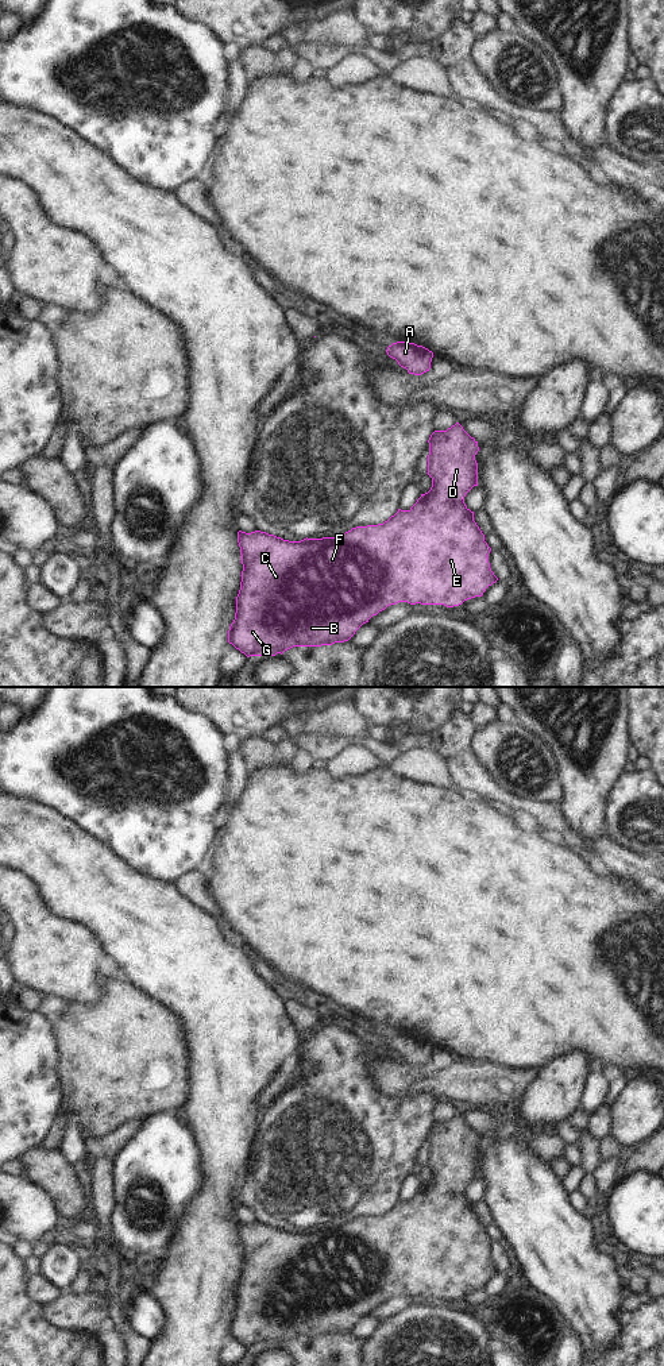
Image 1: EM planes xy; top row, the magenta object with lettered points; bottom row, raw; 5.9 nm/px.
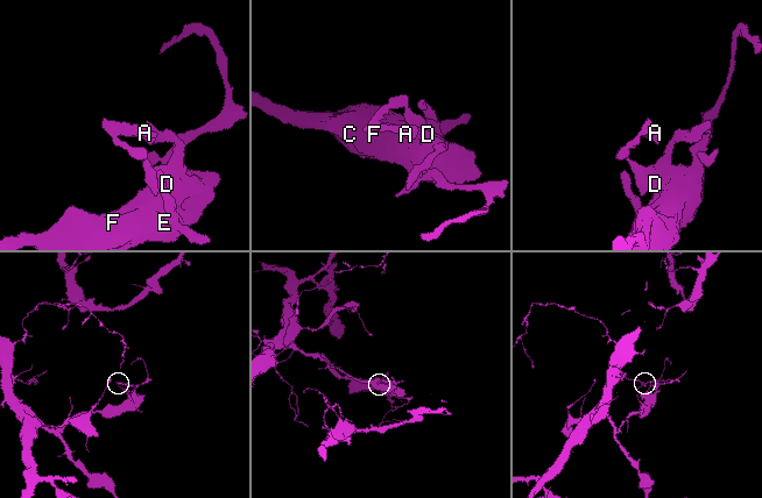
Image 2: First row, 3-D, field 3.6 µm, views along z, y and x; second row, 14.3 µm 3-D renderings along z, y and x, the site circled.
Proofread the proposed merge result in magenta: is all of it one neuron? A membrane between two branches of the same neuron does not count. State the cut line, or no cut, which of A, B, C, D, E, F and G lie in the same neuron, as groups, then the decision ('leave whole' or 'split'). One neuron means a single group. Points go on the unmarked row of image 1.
no cut; A B C D E F G; leave whole

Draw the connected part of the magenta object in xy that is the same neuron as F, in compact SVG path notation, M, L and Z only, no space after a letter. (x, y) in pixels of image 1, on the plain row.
M456 1114L447 1122L435 1122L431 1126L428 1134L428 1166L432 1169L431 1181L425 1185L421 1185L421 1188L409 1201L398 1200L398 1203L383 1215L356 1218L335 1228L306 1228L301 1232L283 1231L281 1228L260 1222L255 1222L251 1224L246 1224L242 1222L238 1223L238 1234L240 1238L243 1262L240 1281L236 1288L235 1311L228 1321L229 1335L232 1335L236 1340L250 1348L263 1346L275 1347L277 1344L282 1346L285 1342L293 1338L321 1338L332 1336L335 1334L344 1334L348 1332L363 1315L368 1313L372 1307L377 1307L379 1303L385 1301L390 1296L408 1293L410 1296L444 1296L447 1299L453 1299L462 1296L467 1290L482 1288L486 1280L498 1272L498 1269L491 1262L489 1254L489 1245L491 1239L485 1232L485 1226L474 1212L474 1203L471 1203L464 1195L466 1185L474 1177L478 1177L478 1154L475 1151L475 1146L479 1142L478 1132L471 1128L459 1114Z

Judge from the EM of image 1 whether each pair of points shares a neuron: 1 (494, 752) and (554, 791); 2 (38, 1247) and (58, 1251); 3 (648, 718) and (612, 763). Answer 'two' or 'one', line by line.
1: one
2: two
3: two

